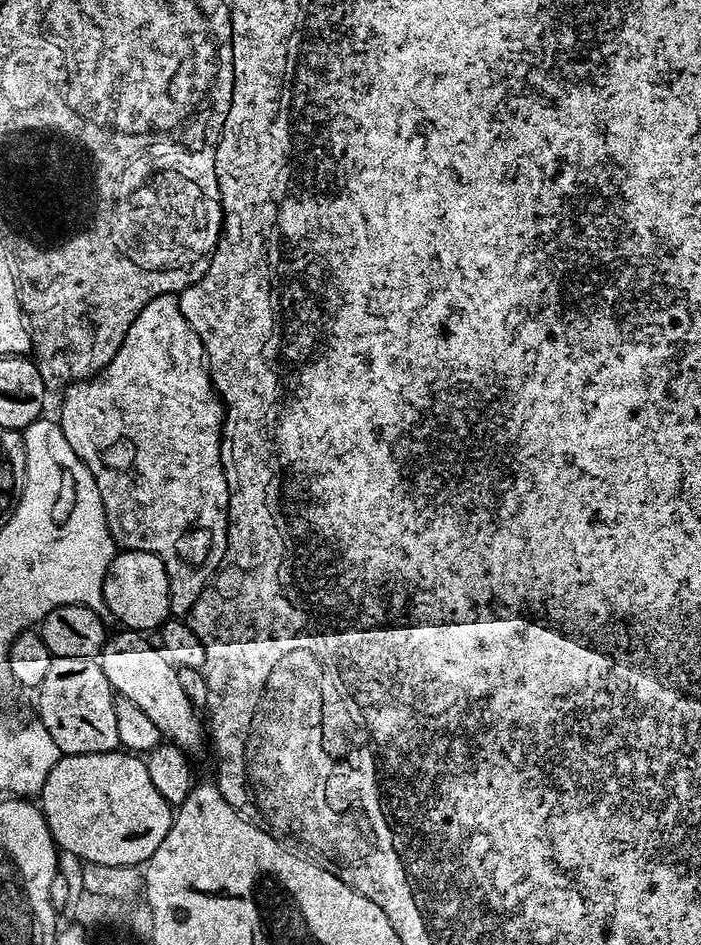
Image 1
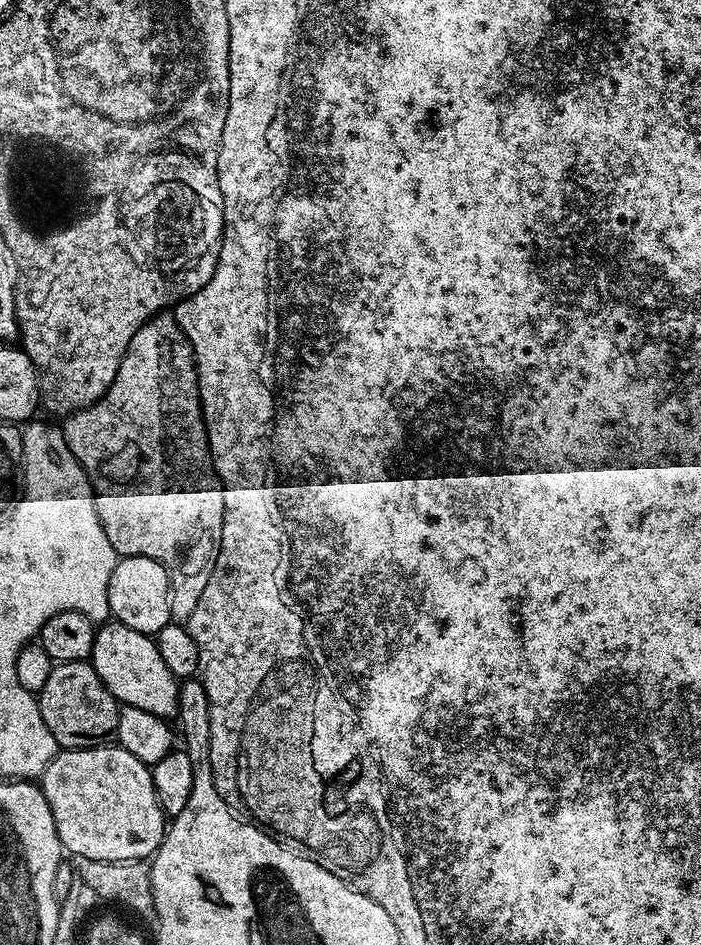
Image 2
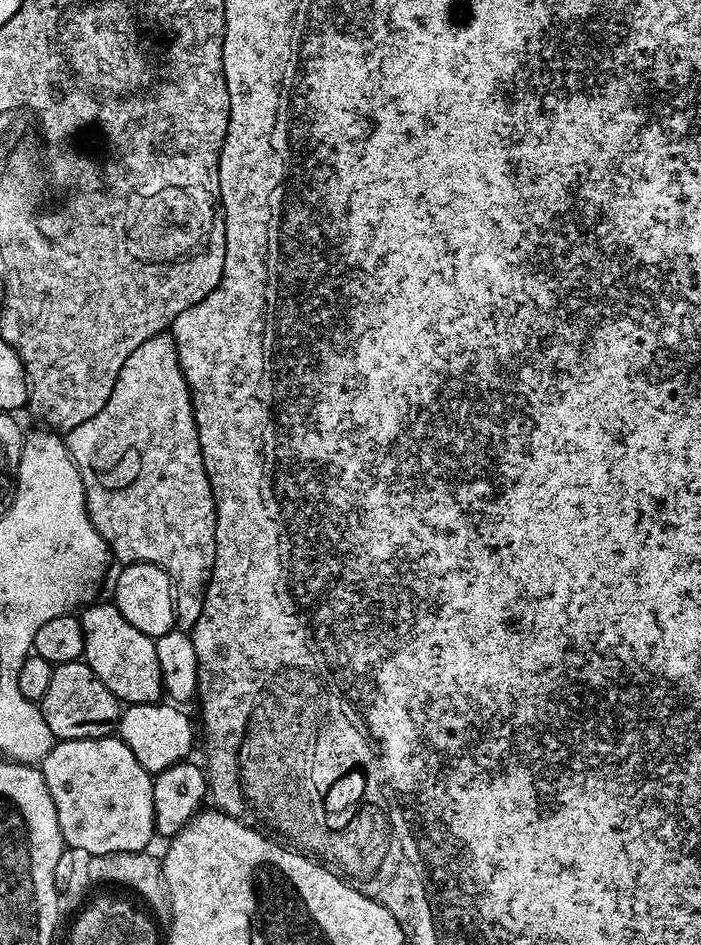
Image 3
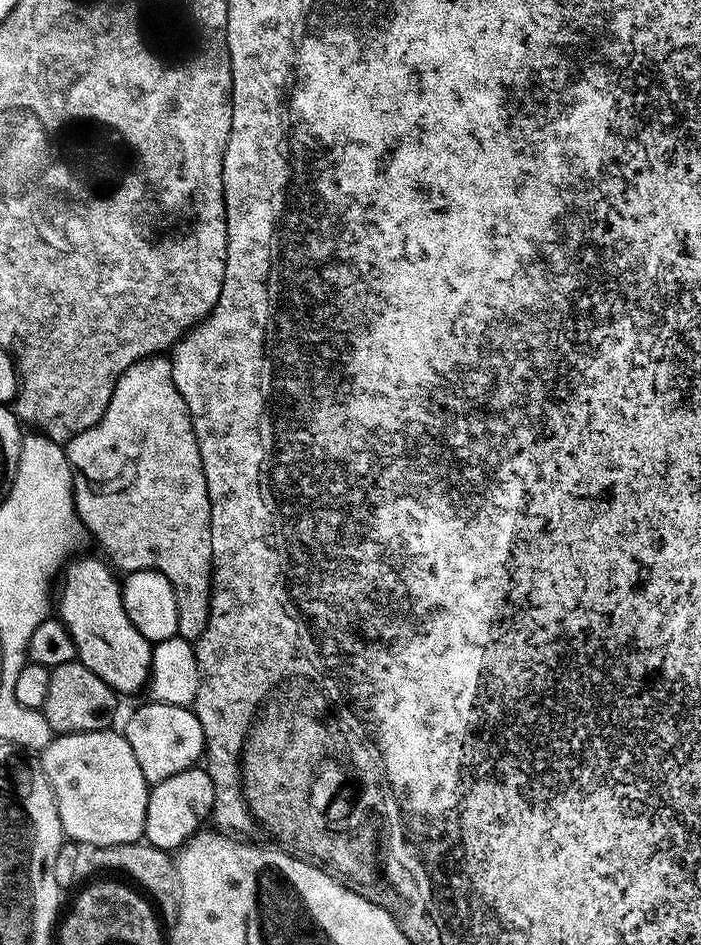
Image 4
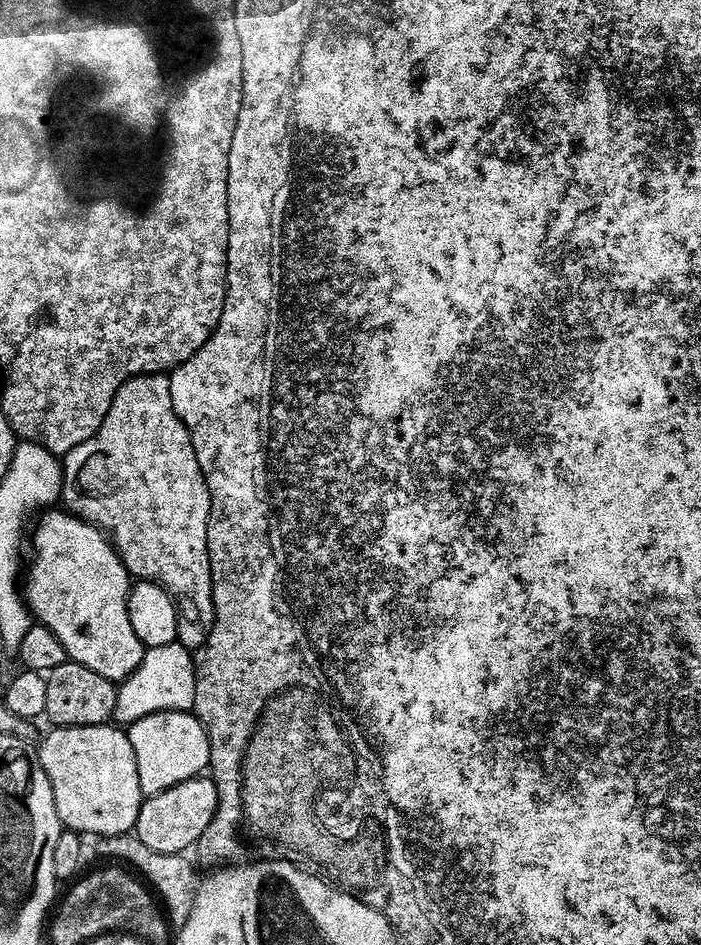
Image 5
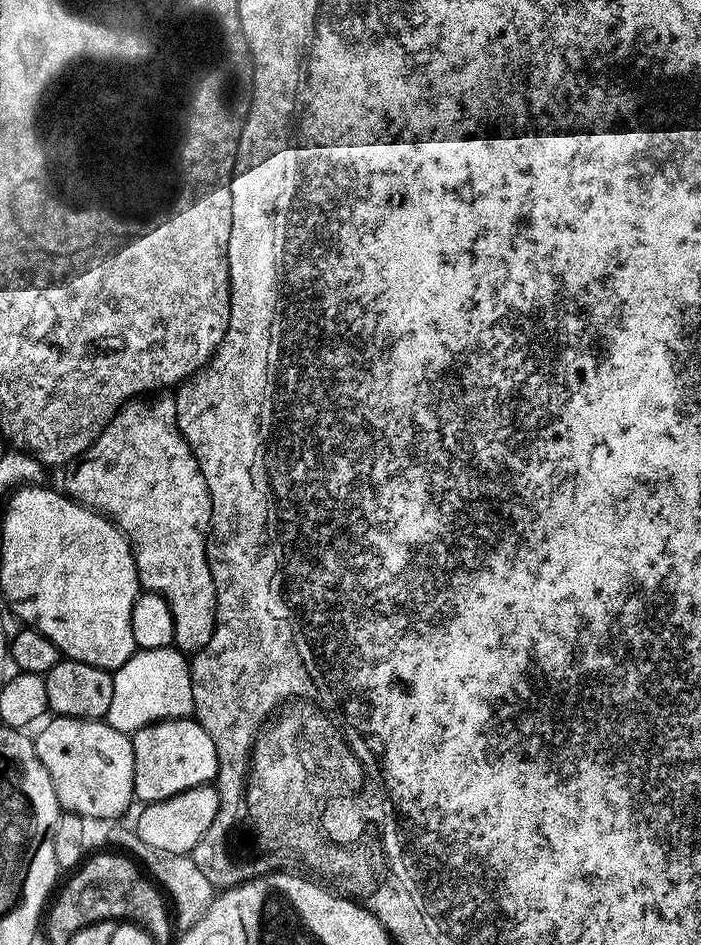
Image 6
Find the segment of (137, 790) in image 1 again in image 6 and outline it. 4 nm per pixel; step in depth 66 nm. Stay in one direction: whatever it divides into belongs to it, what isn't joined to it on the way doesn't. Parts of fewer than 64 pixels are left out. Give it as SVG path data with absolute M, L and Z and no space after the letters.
M57 715L51 719L40 733L35 733L34 743L38 762L42 762L42 766L46 766L46 774L50 774L50 782L61 809L65 813L81 816L88 822L119 821L116 819L134 804L134 750L129 733L114 730L104 720L79 720Z

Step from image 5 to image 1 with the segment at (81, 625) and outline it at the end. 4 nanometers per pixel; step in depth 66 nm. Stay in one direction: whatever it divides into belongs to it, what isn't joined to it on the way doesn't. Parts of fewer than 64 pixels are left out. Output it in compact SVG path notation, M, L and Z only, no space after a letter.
M120 630L117 636L109 635L98 657L100 669L102 674L106 674L113 693L125 696L134 702L134 706L138 706L138 710L143 710L154 721L154 726L158 726L161 737L167 743L177 744L185 752L195 754L204 740L206 744L205 721L182 691L176 665L153 641L152 644L141 633L131 630Z

